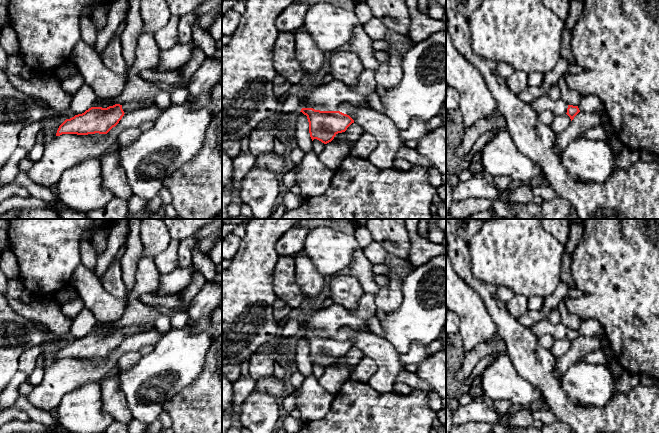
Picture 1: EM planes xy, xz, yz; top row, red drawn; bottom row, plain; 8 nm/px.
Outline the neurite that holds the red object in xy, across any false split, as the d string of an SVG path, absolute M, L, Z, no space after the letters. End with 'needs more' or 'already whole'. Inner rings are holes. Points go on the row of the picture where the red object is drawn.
M144 94L125 104L107 108L91 107L82 114L66 119L58 128L56 136L62 134L107 134L122 119L125 113L134 109L147 108L153 103Z; needs more

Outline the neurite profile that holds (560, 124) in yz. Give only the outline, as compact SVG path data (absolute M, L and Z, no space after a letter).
M565 114L562 116L555 116L553 122L549 125L549 128L555 135L557 135L566 131L570 125L571 119L567 114Z

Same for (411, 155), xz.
M403 147L399 149L396 153L396 158L406 159L412 165L421 165L427 168L431 167L431 163L426 157L421 156L415 149L411 149L408 147Z

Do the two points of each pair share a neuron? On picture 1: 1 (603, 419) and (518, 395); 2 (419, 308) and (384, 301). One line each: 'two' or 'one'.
1: two
2: two

